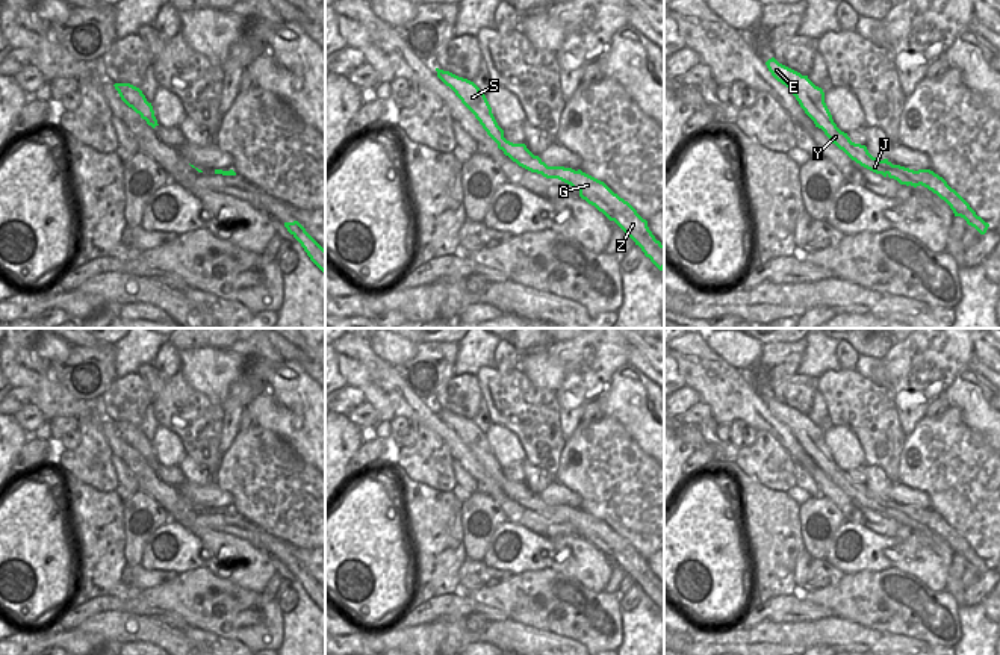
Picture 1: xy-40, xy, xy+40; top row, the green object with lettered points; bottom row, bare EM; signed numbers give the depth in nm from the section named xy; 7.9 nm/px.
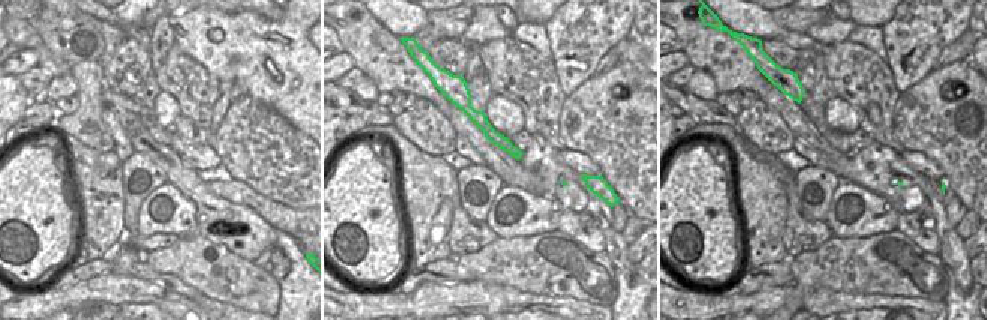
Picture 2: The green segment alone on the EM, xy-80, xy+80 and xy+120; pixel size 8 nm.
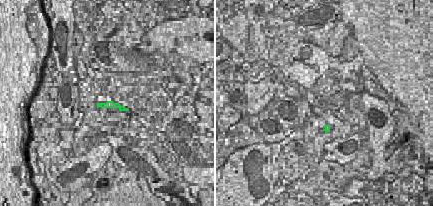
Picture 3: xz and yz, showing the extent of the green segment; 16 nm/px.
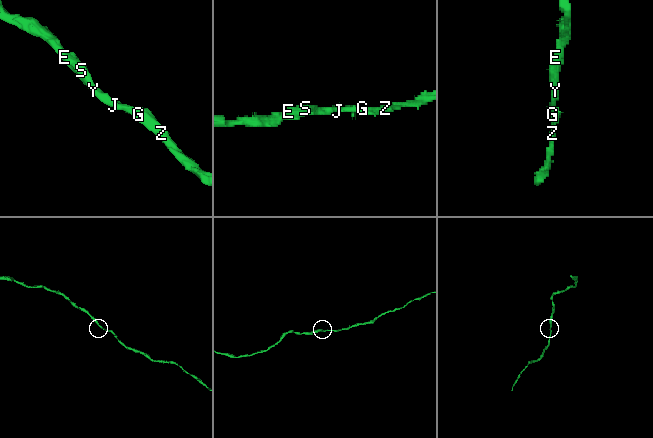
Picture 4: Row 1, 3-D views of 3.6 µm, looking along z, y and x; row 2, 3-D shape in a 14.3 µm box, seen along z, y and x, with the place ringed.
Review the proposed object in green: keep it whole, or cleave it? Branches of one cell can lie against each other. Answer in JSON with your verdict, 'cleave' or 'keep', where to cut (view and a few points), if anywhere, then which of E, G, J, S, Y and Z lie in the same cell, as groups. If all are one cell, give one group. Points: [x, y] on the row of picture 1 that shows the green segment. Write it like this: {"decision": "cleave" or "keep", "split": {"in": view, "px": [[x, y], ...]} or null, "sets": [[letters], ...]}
{"decision": "keep", "split": null, "sets": [["E", "G", "J", "S", "Y", "Z"]]}

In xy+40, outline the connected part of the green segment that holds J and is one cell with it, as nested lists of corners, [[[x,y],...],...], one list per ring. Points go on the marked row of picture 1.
[[[775,57],[769,59],[766,65],[772,76],[790,89],[805,113],[814,121],[815,127],[821,129],[831,142],[843,150],[852,160],[876,174],[888,175],[900,185],[911,185],[914,188],[921,185],[927,188],[950,206],[955,216],[964,218],[967,224],[974,227],[980,234],[986,233],[989,224],[977,216],[970,204],[952,189],[943,177],[930,169],[914,171],[893,165],[888,159],[879,160],[873,157],[865,145],[852,142],[847,133],[837,127],[825,103],[823,89],[815,86],[808,76],[802,76],[779,64]]]

